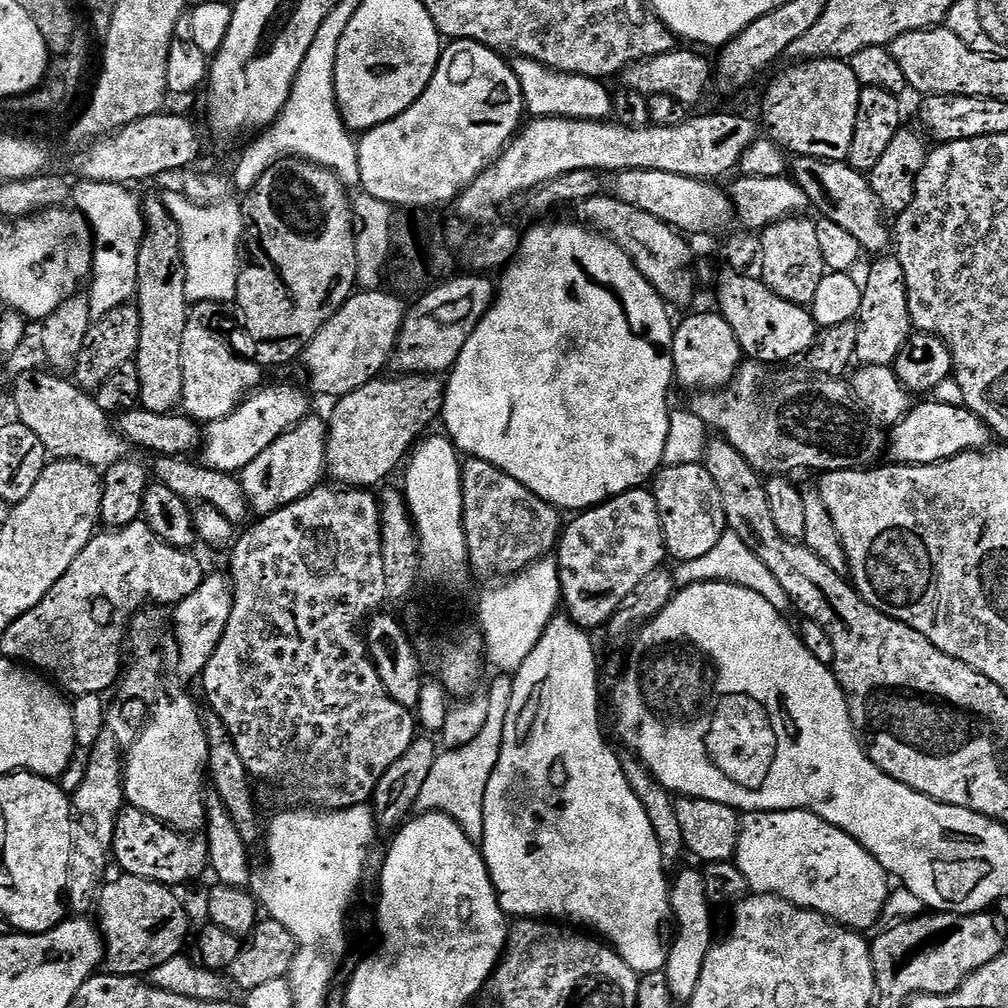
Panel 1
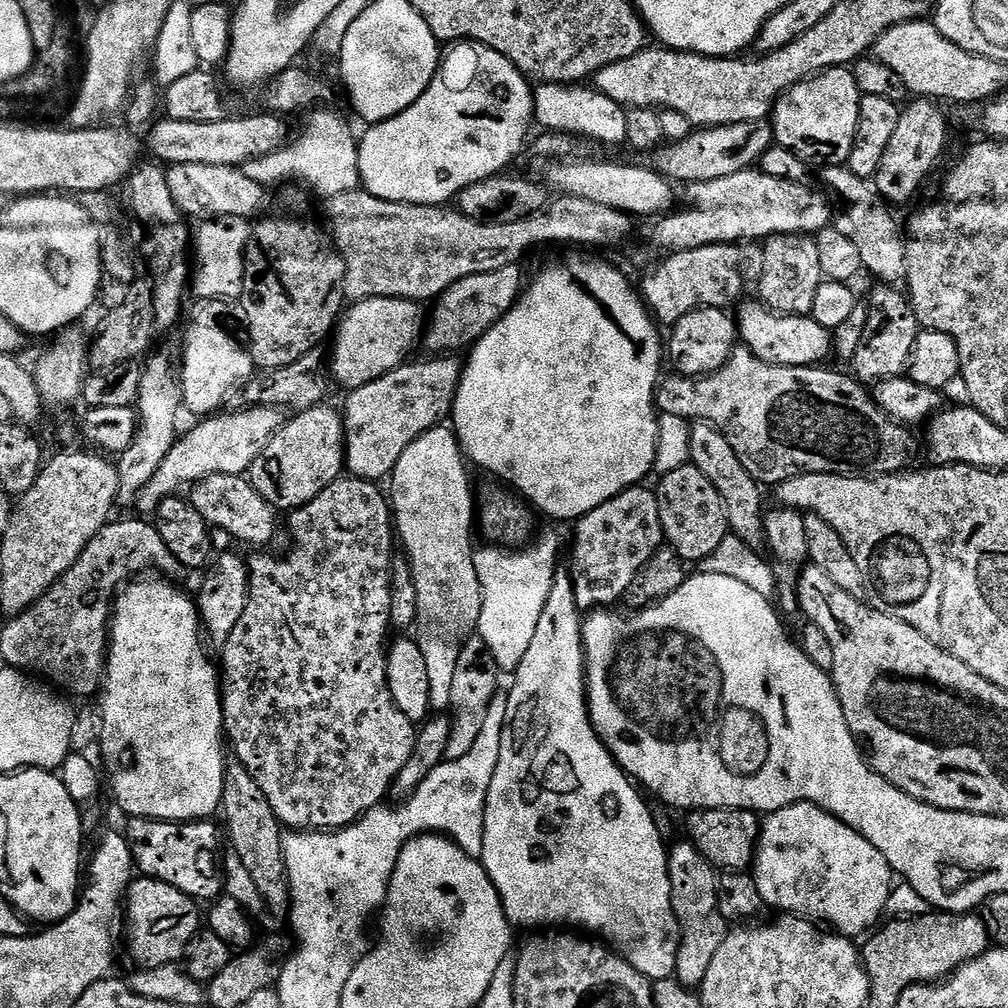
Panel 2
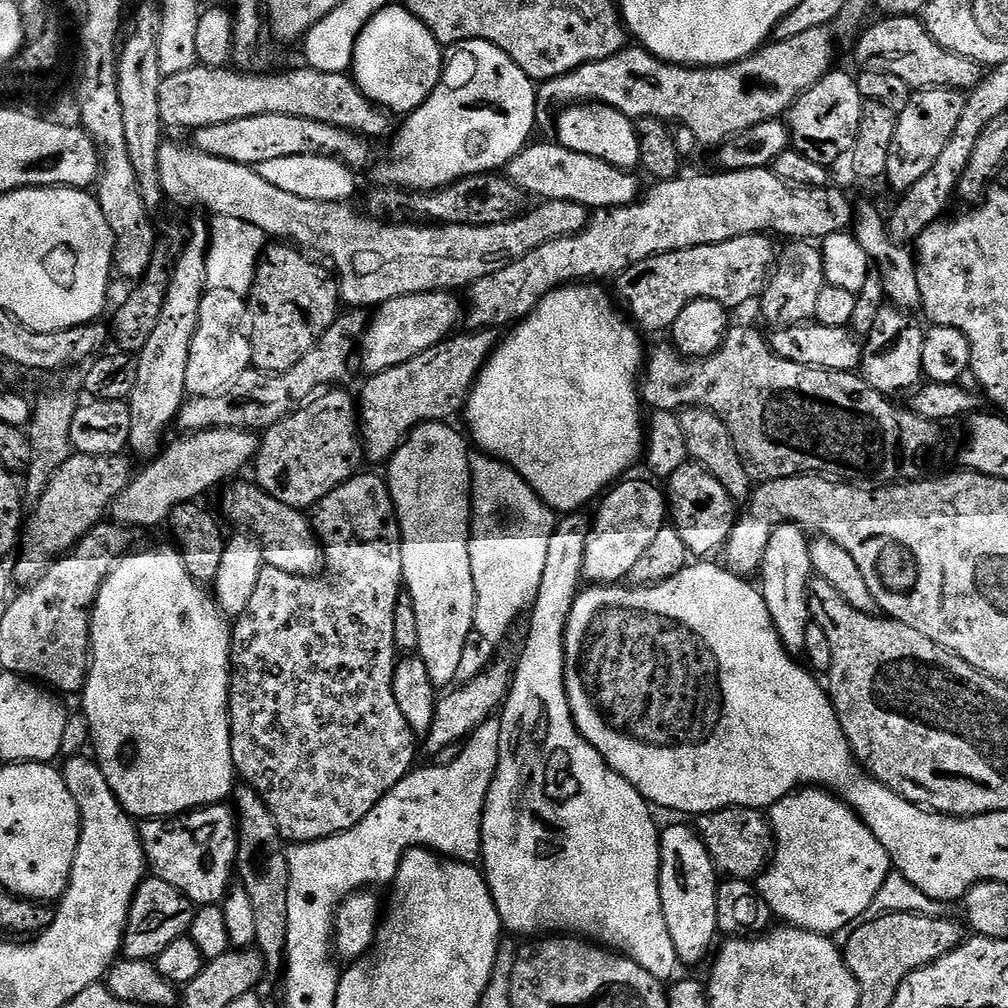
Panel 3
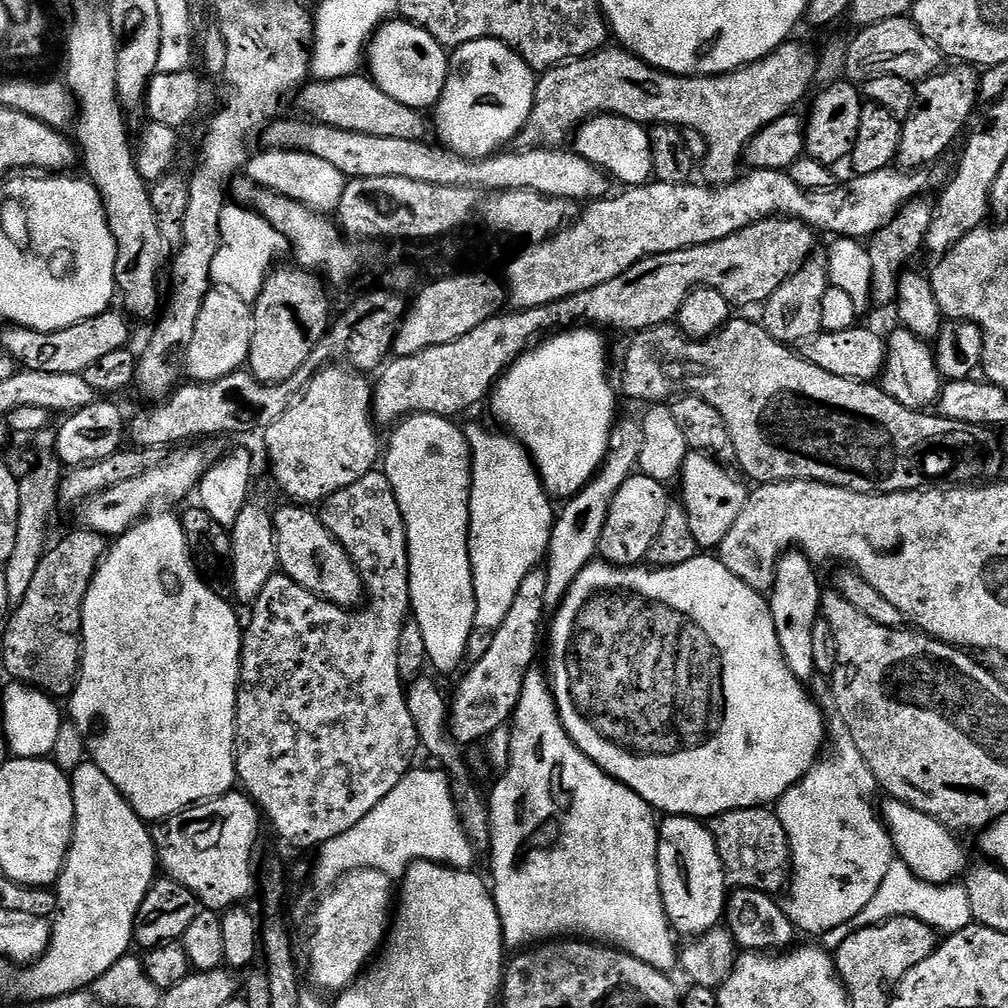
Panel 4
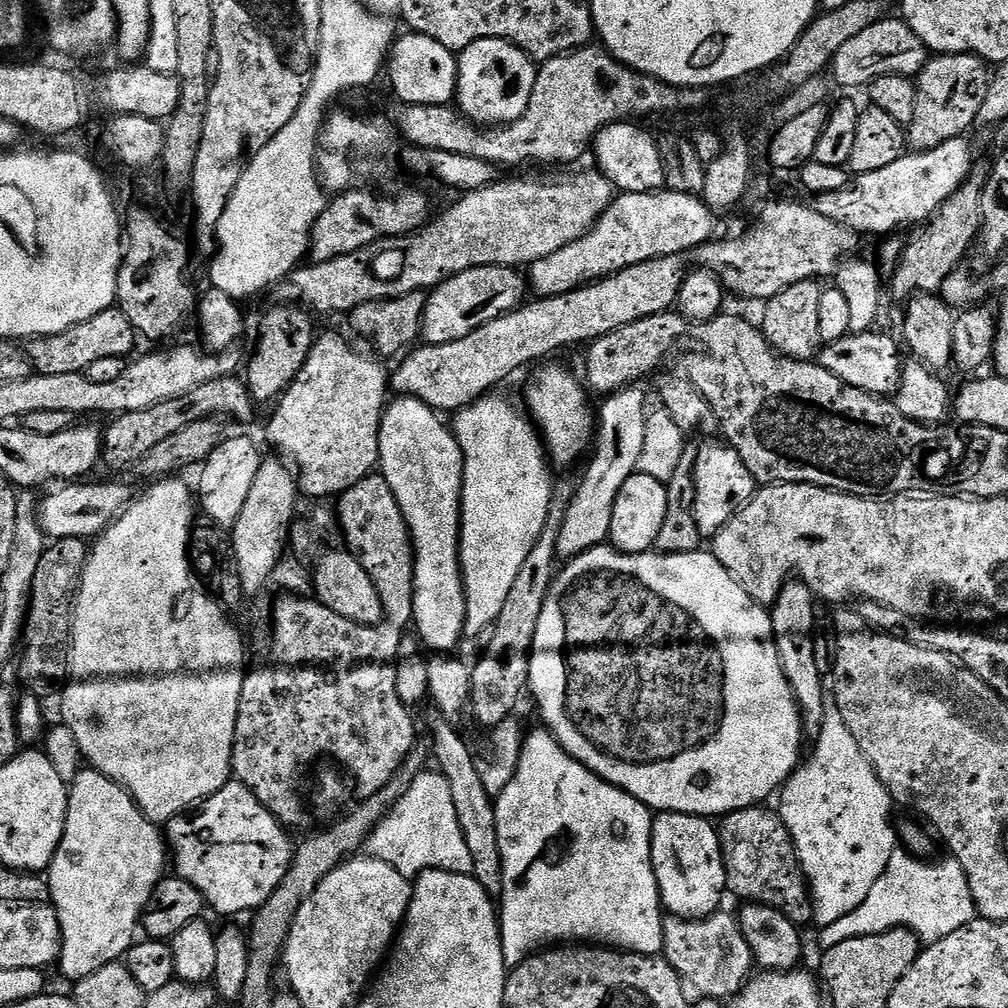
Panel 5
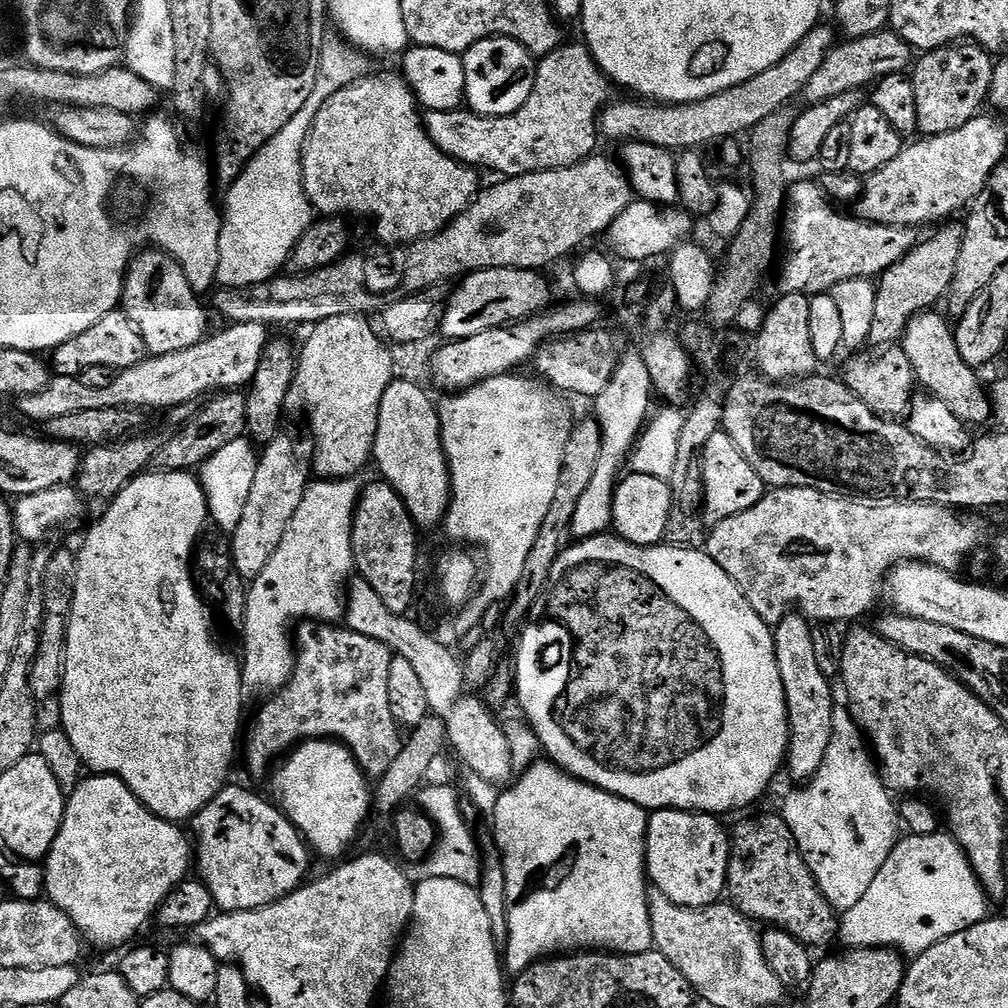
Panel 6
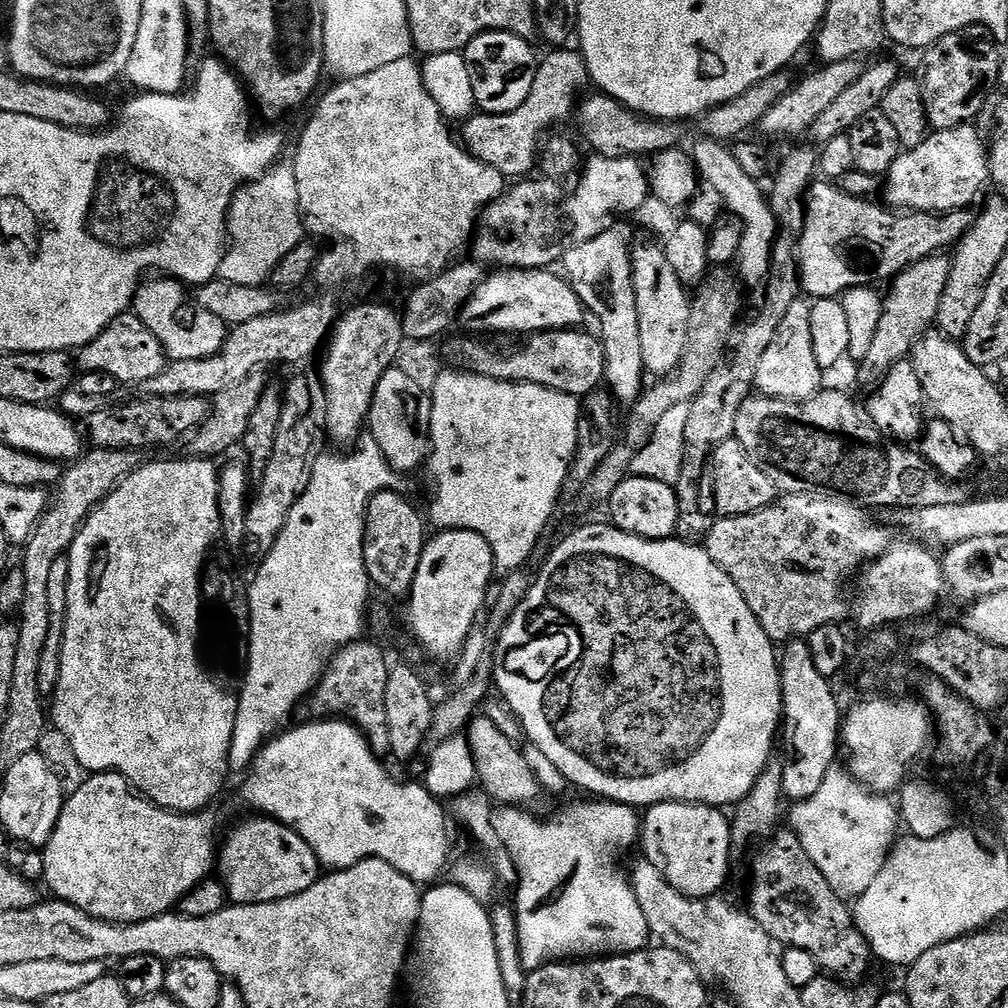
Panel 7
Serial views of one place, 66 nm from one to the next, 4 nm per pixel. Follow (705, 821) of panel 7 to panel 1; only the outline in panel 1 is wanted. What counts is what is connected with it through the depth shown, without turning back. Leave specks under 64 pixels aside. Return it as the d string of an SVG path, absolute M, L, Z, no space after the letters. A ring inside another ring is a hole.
M688 868L680 872L670 884L670 899L674 917L675 932L672 947L668 950L668 961L663 974L668 979L668 985L673 998L678 1002L692 999L694 990L698 990L698 978L702 978L702 966L706 962L706 954L714 943L712 936L713 905L709 904L704 893L703 871Z

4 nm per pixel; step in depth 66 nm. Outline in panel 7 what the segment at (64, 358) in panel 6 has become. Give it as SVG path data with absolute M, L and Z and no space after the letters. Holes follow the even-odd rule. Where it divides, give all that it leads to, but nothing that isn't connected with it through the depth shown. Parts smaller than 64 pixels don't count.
M125 314L114 318L89 344L78 352L78 364L83 371L101 372L115 378L117 385L136 384L143 386L150 378L158 378L166 366L162 342L146 330L146 326L135 314Z

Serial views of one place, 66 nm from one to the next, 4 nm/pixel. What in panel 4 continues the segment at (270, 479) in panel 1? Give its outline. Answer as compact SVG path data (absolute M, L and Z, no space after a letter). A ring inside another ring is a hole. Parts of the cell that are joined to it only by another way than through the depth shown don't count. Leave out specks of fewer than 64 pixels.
M329 366L320 369L313 376L303 396L291 404L269 428L263 429L264 448L268 451L268 464L276 484L288 495L289 501L301 506L316 506L338 490L354 486L358 478L366 478L377 467L382 456L382 440L376 437L378 431L372 415L372 390L367 375L348 366Z

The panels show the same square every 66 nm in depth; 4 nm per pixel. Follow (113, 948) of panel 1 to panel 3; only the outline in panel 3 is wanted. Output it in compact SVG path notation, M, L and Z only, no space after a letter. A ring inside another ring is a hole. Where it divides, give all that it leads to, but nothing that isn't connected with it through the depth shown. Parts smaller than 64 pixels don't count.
M149 875L140 881L132 899L128 924L124 927L123 955L129 960L155 961L156 956L170 946L170 942L189 935L195 913L196 908L186 894L170 886L170 882L162 882L156 876Z

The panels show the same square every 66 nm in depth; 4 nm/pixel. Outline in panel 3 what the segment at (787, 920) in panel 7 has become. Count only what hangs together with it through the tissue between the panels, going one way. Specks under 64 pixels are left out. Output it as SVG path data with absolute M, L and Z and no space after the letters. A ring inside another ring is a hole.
M723 808L717 812L705 812L695 821L694 827L700 833L700 840L706 846L717 873L725 877L755 881L768 867L768 861L772 859L774 851L772 826L769 817L759 808Z

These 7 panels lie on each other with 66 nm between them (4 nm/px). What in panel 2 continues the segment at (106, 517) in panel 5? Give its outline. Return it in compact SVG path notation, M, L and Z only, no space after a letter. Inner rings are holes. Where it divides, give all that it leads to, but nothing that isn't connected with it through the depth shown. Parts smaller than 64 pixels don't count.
M245 408L232 410L229 413L229 416L224 416L225 414L209 415L196 422L196 425L185 436L183 433L177 439L175 446L166 454L162 466L158 466L158 474L154 474L154 478L150 478L150 482L140 491L140 496L135 502L137 509L141 508L142 511L148 512L144 514L155 513L156 507L160 505L162 500L168 496L177 495L181 491L180 484L191 486L197 480L205 480L207 476L214 474L245 475L258 458L258 454L262 454L262 450L266 450L266 446L270 446L270 438L274 438L274 434L278 434L278 430L286 419L285 413L279 408Z

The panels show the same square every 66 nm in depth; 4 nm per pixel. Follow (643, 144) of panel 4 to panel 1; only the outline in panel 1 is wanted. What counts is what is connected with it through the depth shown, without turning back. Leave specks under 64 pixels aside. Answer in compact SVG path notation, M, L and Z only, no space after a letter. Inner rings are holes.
M517 59L514 71L524 95L524 107L532 118L563 116L566 120L607 121L614 112L614 96L608 93L601 81L589 76L569 76L567 72L556 72L533 60Z

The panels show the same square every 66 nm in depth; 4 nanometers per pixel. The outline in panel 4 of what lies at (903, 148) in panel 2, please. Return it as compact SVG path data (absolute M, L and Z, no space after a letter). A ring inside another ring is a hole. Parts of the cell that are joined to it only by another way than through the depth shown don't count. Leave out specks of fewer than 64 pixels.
M963 62L952 67L956 68L945 67L916 84L914 106L902 122L904 129L898 157L901 169L927 169L927 164L934 163L956 139L959 141L969 127L972 111L980 100L980 72L973 65Z

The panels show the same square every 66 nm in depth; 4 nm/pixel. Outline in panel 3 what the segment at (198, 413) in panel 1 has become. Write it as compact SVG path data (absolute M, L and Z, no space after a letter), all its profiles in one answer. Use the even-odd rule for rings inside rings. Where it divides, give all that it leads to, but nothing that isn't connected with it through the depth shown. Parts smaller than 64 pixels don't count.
M208 288L200 307L200 325L190 346L190 362L186 366L186 393L189 397L209 396L228 389L252 362L252 315L247 299L230 290Z

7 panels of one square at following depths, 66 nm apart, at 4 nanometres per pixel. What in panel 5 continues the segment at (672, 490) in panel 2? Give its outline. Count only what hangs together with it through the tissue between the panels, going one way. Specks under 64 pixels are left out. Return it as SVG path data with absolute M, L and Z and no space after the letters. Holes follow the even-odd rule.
M719 439L708 440L698 447L698 462L694 470L694 482L698 490L698 498L694 500L694 519L698 522L701 537L711 538L743 510L745 504L751 502L758 491L758 481L746 470L746 462L734 450L731 444Z

